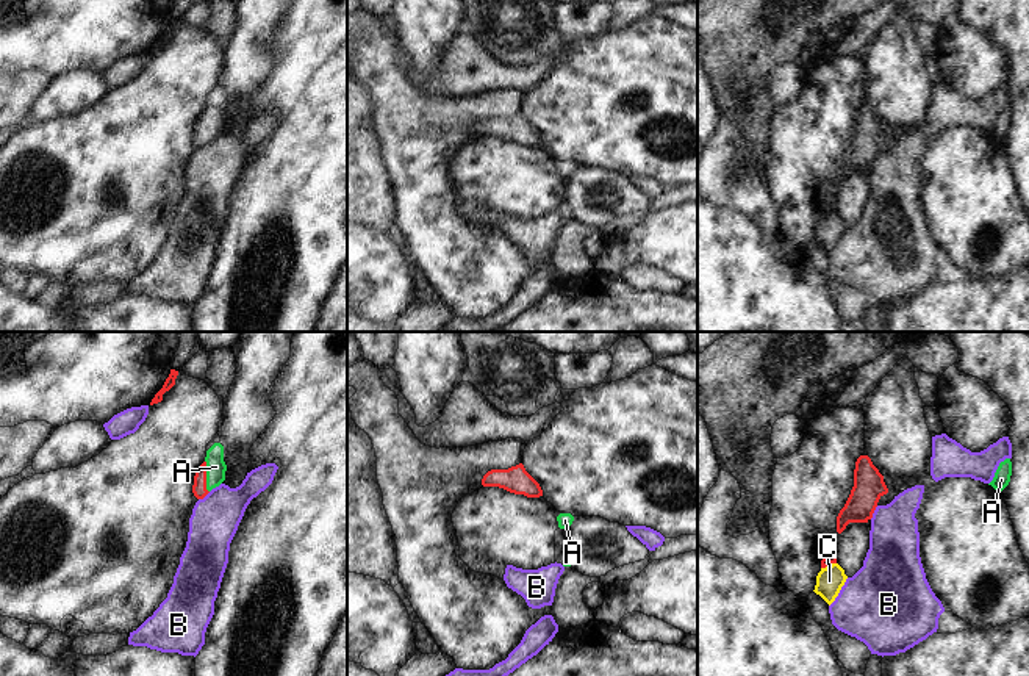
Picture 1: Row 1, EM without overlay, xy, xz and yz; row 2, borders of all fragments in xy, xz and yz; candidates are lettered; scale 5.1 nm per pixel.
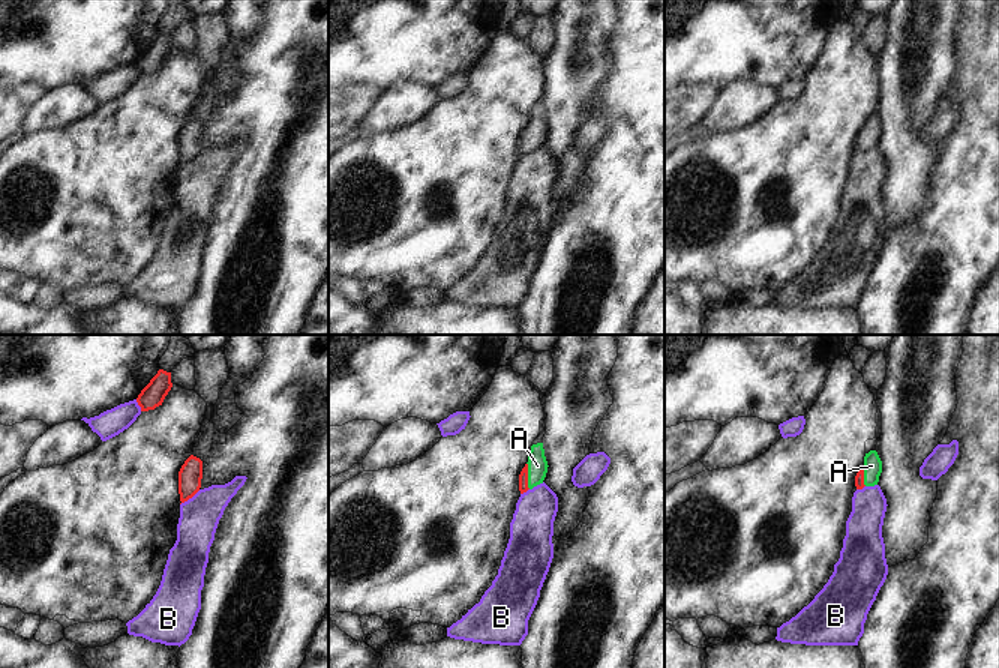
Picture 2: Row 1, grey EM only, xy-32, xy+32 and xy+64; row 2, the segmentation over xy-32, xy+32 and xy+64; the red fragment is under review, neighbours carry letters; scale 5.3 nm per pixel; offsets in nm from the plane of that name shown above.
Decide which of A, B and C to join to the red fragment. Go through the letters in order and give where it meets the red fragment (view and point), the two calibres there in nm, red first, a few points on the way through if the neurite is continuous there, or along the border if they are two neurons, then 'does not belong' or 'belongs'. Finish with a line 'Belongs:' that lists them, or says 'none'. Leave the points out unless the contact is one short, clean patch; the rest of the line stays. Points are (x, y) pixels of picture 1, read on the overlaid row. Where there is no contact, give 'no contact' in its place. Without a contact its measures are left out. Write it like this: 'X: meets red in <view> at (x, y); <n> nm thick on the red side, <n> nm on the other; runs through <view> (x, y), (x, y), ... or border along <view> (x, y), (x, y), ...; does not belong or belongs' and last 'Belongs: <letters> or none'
A: meets red in xy at (205, 476); 80 nm thick on the red side, 100 nm on the other; runs through xy (199, 489), (205, 476), (216, 467); belongs
B: meets red in yz at (873, 512); 160 nm thick on the red side, 260 nm on the other; does not belong
C: meets red in yz at (828, 565); 50 nm thick on the red side, 140 nm on the other; border along yz (835, 562), (821, 568); does not belong
Belongs: A

